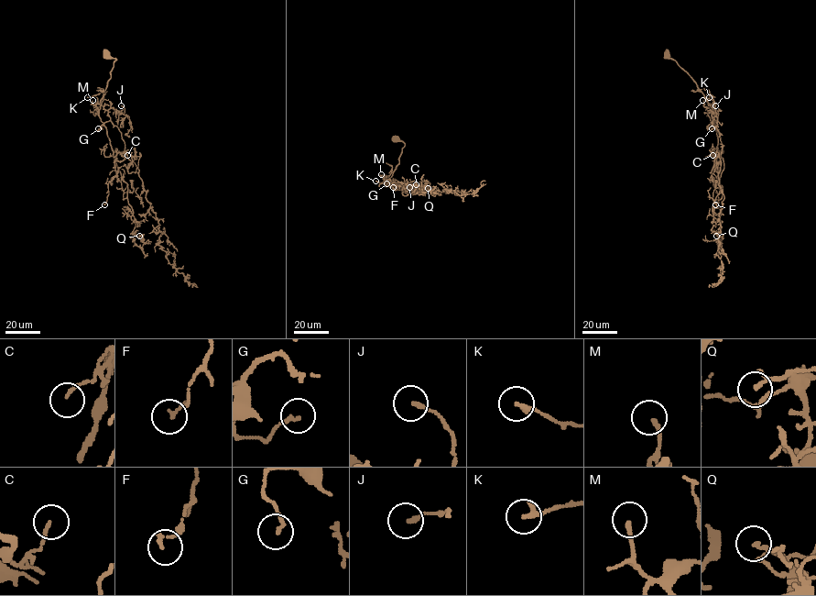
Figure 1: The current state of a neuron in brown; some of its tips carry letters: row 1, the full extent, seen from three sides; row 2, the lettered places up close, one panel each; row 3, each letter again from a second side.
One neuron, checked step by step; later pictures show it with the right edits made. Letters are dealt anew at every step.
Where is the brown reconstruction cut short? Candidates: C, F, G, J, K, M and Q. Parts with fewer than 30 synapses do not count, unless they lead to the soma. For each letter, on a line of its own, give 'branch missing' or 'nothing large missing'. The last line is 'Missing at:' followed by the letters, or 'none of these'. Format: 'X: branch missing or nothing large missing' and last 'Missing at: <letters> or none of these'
C: nothing large missing
F: nothing large missing
G: nothing large missing
J: nothing large missing
K: nothing large missing
M: nothing large missing
Q: nothing large missing
Missing at: none of these

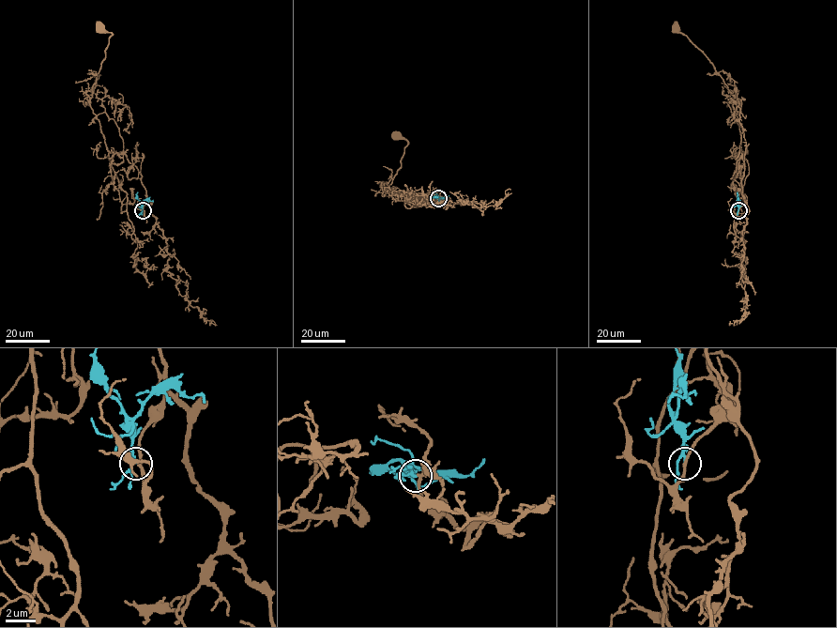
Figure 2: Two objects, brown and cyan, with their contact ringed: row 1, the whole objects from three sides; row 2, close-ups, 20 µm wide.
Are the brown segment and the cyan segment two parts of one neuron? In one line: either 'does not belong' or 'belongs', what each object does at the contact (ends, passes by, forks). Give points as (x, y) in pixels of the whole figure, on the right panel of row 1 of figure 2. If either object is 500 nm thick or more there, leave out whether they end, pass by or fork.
belongs; brown passes by; cyan forks

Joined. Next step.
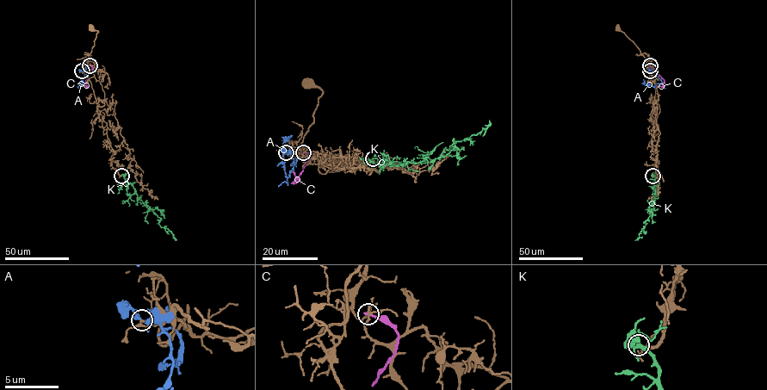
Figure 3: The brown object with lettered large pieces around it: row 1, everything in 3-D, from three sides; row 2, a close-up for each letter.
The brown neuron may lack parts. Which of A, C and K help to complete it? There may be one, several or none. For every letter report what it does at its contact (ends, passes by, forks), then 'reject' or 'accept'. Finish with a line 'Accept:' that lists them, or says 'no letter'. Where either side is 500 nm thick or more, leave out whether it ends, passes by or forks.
A: it forks; reject
C: it ends; reject
K: it ends; accept
Accept: K

